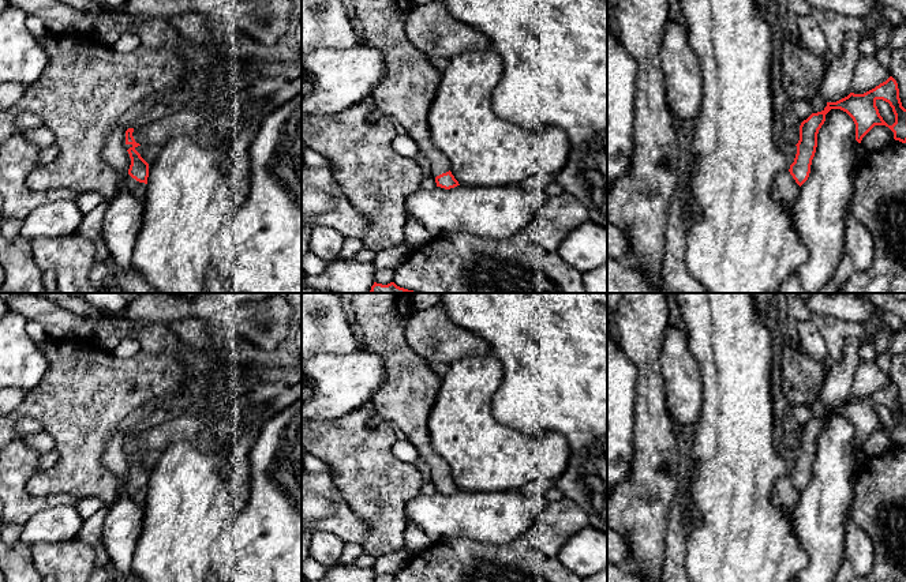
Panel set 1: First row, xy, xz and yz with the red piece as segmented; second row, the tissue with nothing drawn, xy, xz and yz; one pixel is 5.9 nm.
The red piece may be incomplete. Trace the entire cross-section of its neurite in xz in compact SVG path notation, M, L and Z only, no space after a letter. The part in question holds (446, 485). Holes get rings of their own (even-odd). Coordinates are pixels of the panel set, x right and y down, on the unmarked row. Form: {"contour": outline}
{"contour": "M351 293L351 303L363 334L362 349L379 354L388 367L383 386L371 399L375 418L396 424L404 431L407 440L418 450L419 459L431 469L437 492L450 495L460 491L450 477L446 461L431 446L428 417L442 378L407 343L405 327L409 316L415 312L412 293Z"}

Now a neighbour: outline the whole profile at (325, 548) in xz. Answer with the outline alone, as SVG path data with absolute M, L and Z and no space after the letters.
M318 532L311 534L308 544L310 557L330 567L334 566L342 553L344 542L332 533Z

